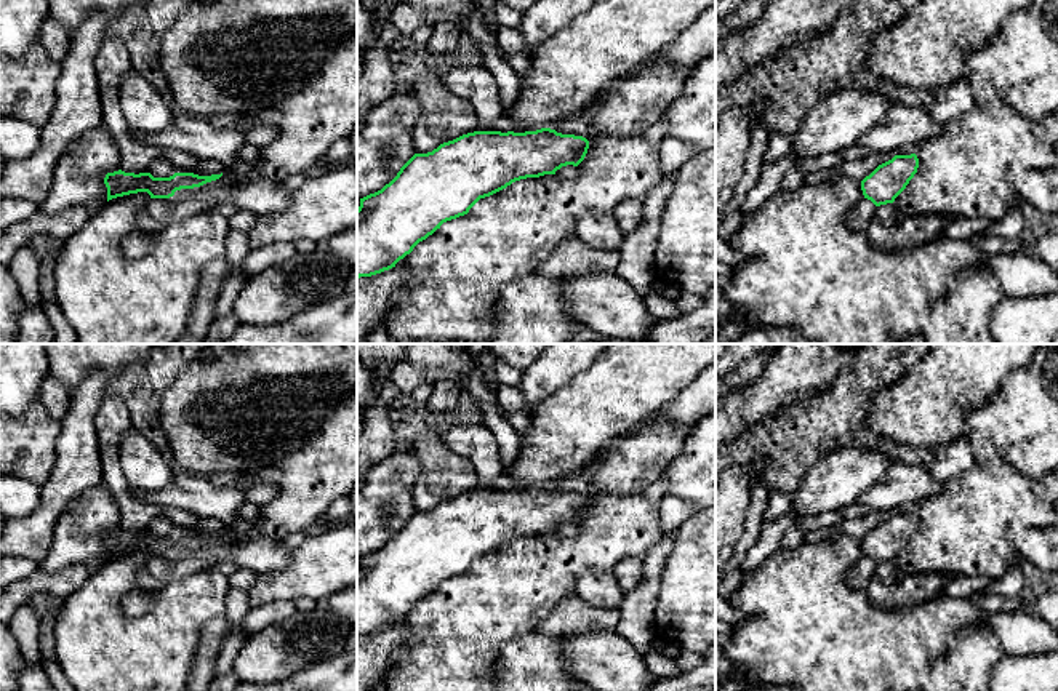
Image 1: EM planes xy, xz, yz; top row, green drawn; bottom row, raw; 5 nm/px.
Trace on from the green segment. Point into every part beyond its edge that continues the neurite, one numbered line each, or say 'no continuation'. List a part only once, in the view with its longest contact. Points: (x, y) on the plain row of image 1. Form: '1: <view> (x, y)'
1: xy (261, 554)

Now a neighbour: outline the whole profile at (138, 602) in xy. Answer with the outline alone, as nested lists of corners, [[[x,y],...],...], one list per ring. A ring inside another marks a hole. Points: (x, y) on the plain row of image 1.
[[[133,590],[128,595],[123,597],[123,611],[130,616],[130,617],[139,617],[142,614],[146,614],[150,608],[150,592],[157,592],[157,590]]]

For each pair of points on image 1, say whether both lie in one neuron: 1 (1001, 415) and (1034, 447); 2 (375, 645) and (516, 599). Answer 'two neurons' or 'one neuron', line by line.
1: one neuron
2: two neurons

